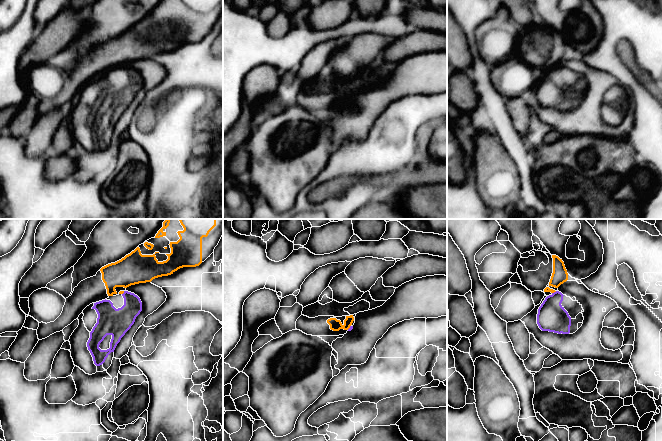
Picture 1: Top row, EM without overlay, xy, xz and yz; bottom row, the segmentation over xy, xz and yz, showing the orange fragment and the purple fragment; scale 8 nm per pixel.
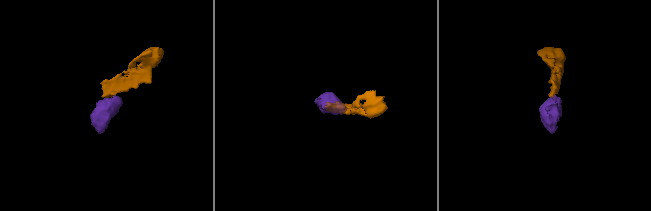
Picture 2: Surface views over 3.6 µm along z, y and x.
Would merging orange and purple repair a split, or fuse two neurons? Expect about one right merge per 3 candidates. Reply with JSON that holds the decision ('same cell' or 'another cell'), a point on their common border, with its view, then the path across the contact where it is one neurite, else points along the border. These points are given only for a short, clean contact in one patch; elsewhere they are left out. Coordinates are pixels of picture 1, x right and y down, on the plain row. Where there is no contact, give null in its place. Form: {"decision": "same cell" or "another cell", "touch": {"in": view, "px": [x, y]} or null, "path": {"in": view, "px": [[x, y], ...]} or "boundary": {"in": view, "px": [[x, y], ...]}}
{"decision": "another cell", "touch": {"in": "xz", "px": [349, 103]}}

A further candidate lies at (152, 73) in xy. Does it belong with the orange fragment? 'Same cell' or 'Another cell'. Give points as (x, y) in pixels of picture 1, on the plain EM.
Another cell

